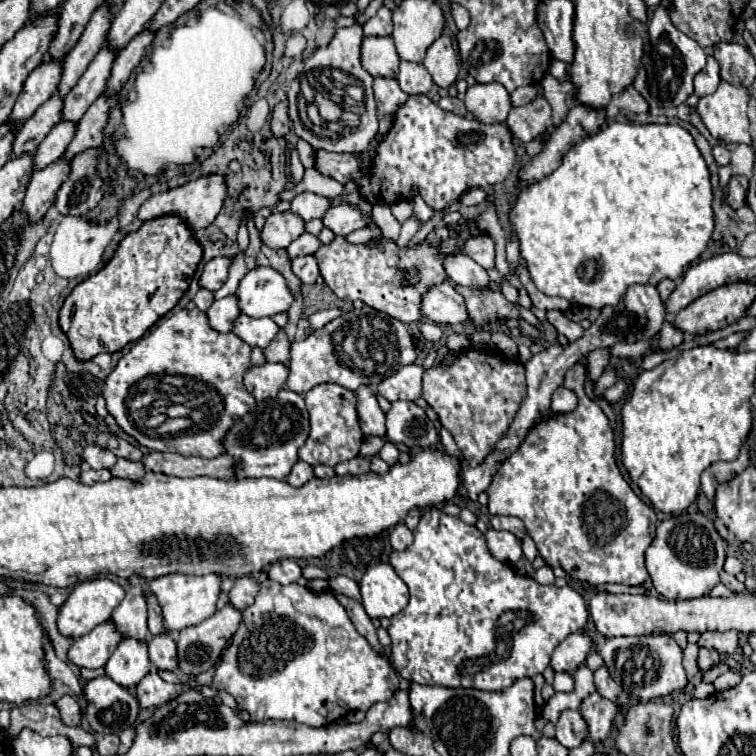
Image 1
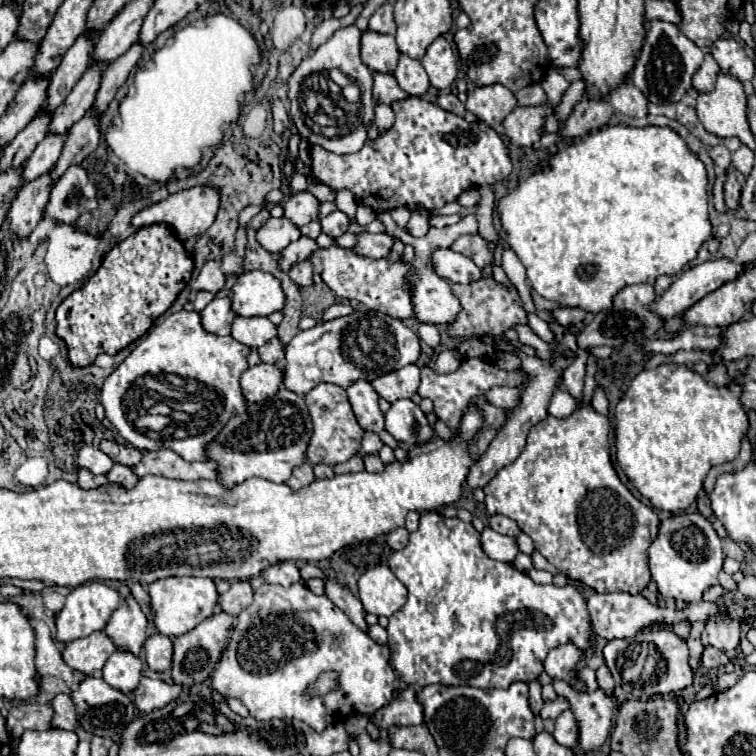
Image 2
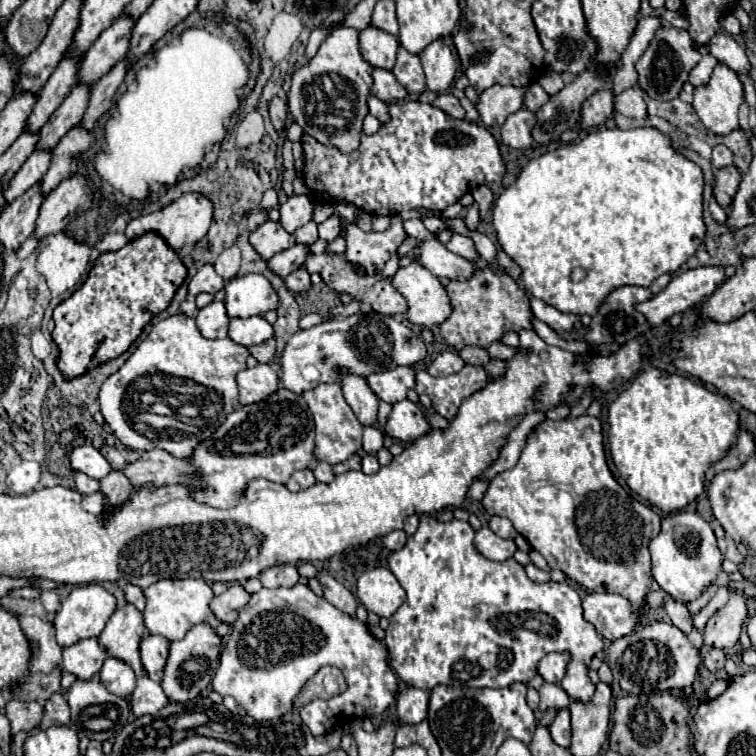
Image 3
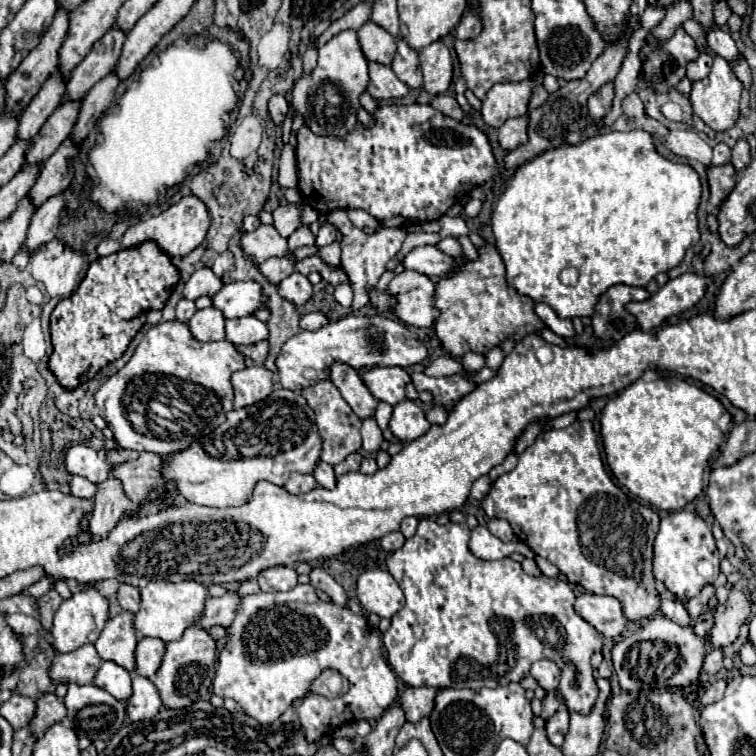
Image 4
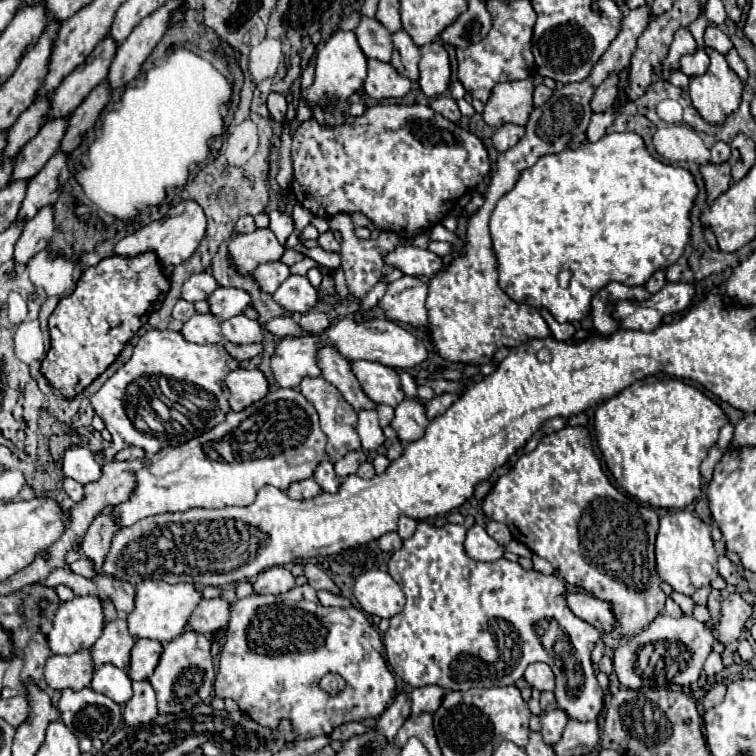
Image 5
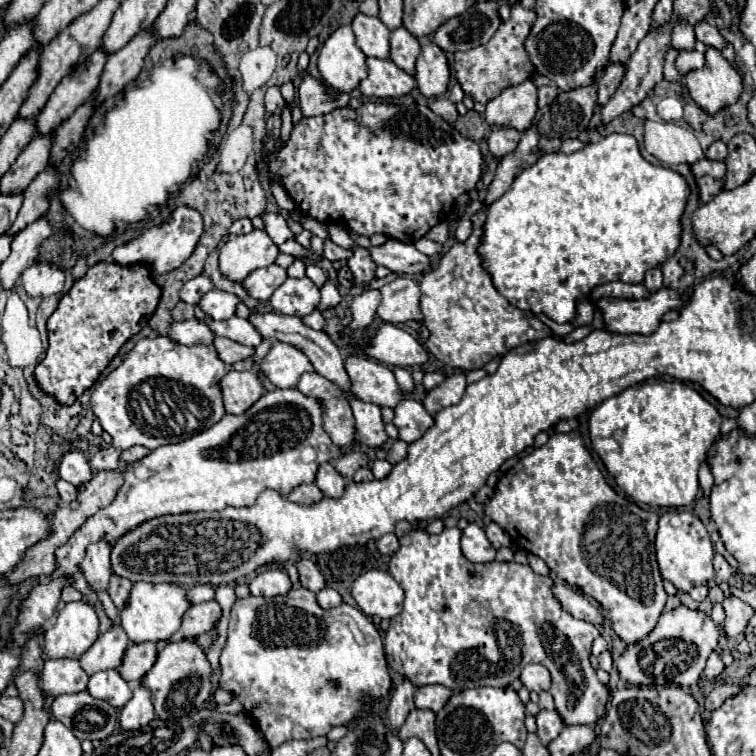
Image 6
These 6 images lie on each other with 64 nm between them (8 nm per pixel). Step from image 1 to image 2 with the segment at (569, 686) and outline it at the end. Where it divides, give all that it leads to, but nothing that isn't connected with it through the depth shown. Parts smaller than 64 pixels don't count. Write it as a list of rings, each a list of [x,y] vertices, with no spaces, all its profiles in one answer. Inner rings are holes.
[[[556,680],[554,688],[570,702],[570,710],[578,724],[578,744],[574,750],[584,754],[598,750],[612,728],[614,700],[602,688],[580,694],[574,688],[568,688],[566,680]]]

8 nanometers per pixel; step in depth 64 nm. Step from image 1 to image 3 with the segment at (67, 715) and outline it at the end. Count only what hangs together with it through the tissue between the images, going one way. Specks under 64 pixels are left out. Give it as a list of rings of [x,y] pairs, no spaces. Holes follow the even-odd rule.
[[[52,694],[44,704],[44,716],[38,724],[38,730],[46,730],[50,726],[68,726],[70,708],[62,694]]]

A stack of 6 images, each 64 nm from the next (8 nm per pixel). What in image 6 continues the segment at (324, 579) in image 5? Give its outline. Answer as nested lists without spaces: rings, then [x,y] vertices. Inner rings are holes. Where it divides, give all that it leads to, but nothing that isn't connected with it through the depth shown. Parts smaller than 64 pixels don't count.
[[[300,558],[296,562],[296,568],[298,568],[298,574],[300,574],[300,584],[312,592],[318,592],[326,586],[324,582],[324,576],[318,572],[318,568],[314,566],[314,562],[306,560],[306,558]]]

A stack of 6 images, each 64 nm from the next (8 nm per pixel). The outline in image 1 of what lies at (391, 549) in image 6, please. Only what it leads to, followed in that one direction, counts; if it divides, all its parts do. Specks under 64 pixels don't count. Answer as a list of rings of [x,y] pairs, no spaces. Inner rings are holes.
[[[398,524],[392,532],[390,532],[390,544],[394,550],[404,550],[406,546],[410,546],[414,540],[412,532],[406,528],[406,524]]]

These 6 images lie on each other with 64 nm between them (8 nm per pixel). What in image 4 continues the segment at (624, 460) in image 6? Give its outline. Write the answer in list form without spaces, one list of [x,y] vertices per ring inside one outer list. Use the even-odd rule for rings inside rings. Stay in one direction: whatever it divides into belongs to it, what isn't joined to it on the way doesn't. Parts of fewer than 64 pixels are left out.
[[[648,370],[634,384],[610,398],[600,414],[600,434],[606,452],[608,466],[616,480],[626,486],[634,496],[650,502],[658,510],[682,510],[688,502],[702,494],[702,474],[708,458],[726,440],[726,432],[732,428],[732,416],[720,400],[706,394],[694,384],[688,384],[674,376],[662,376]]]

